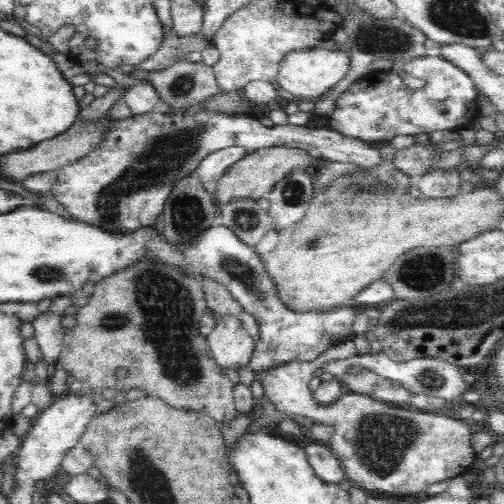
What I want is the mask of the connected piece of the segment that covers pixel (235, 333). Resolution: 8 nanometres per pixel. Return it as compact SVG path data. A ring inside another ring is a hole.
M234 313L216 323L216 328L207 337L207 344L209 356L224 372L232 369L239 371L239 369L248 367L255 348L254 340L244 331L244 328L240 325L239 318Z

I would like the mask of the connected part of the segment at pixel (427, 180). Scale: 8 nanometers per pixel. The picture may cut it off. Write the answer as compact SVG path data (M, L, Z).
M430 170L428 173L415 178L417 186L426 199L450 198L458 194L460 186L460 171L439 171Z

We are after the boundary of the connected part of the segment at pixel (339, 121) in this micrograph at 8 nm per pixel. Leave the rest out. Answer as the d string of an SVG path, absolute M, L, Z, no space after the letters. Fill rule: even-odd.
M437 53L405 61L403 70L406 77L416 77L426 84L413 90L406 87L402 75L395 71L370 71L336 98L327 118L328 128L348 138L379 146L389 144L398 136L430 135L445 130L457 132L458 127L468 122L466 116L474 108L477 86L464 70Z

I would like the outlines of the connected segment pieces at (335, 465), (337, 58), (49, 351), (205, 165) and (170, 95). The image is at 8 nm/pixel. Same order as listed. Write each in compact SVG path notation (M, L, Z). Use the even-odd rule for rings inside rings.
M324 442L308 444L305 447L305 453L315 476L323 482L337 484L345 478L340 461L330 452Z
M340 46L334 49L314 47L308 50L297 50L288 53L280 62L275 84L284 88L286 92L294 94L298 100L315 100L328 92L334 83L344 78L350 68L350 61L348 52Z
M73 295L57 296L52 300L50 310L39 313L30 323L34 327L34 339L38 344L41 356L48 365L54 365L59 361L63 350L65 332L60 320L62 312L72 304Z
M226 146L216 150L216 152L208 152L198 166L194 168L194 172L202 181L203 187L212 195L216 190L216 182L218 178L232 166L235 162L242 160L248 153L243 146Z
M178 61L157 73L141 73L143 82L152 83L160 100L177 110L188 110L204 98L220 92L213 67L202 62Z

